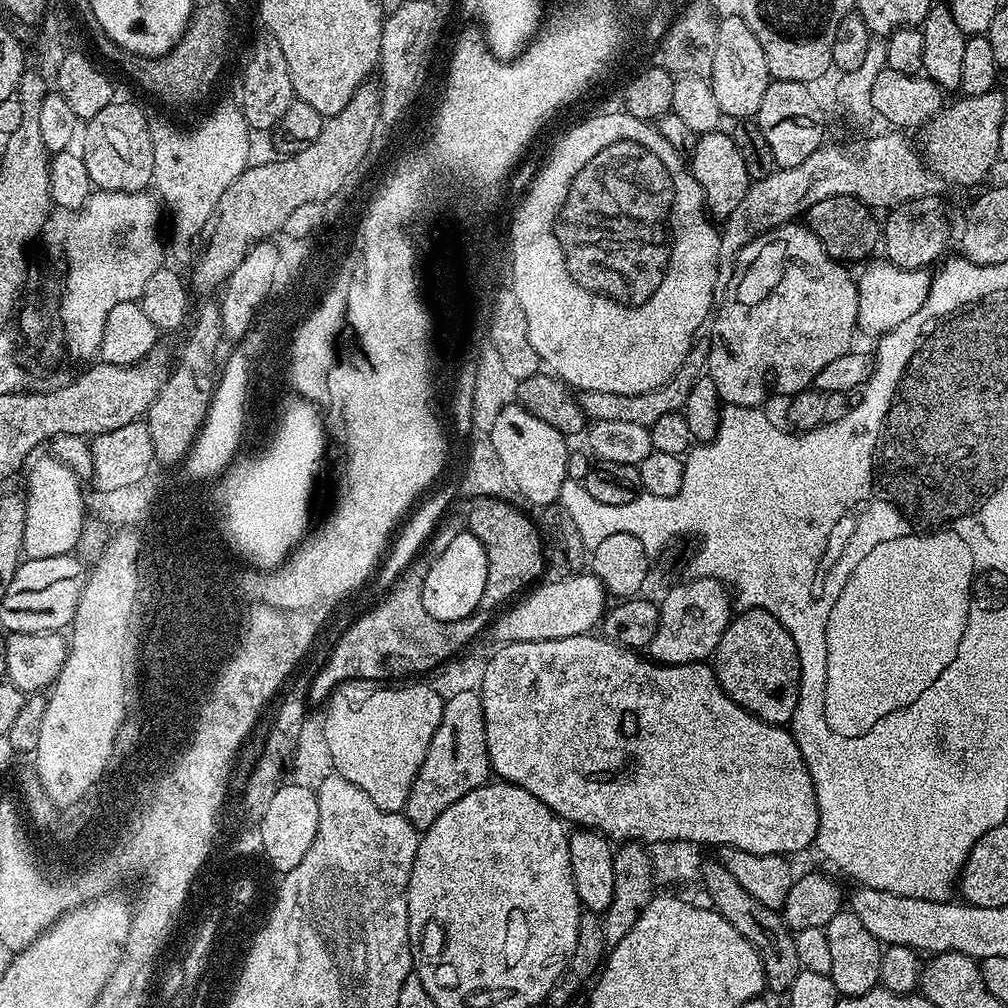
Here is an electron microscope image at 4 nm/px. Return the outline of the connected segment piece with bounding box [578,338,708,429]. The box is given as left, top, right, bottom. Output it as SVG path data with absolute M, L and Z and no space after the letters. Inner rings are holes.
M697 339L692 349L686 354L682 366L662 386L654 390L646 390L646 394L606 394L602 390L580 392L578 399L585 417L592 422L623 421L634 422L635 425L651 429L658 418L665 414L674 414L683 409L686 398L690 398L690 390L694 390L694 382L705 375L708 366L708 340Z

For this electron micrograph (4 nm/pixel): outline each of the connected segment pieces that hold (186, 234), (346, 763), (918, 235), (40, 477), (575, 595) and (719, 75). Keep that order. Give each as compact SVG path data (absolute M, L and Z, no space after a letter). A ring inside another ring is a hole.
M235 103L218 105L197 128L188 128L185 132L164 120L157 124L155 121L151 129L154 146L152 184L167 211L168 208L172 211L172 220L176 223L172 228L172 244L170 240L164 253L164 267L188 274L198 259L197 245L195 248L192 243L205 235L230 182L249 167L247 154L250 152L251 131Z
M348 680L339 684L327 699L332 708L328 713L325 734L335 775L346 778L346 782L354 782L358 790L366 790L374 806L384 812L404 811L414 778L426 758L426 750L430 750L430 738L434 738L434 730L438 730L438 722L442 722L445 697L428 684L416 683L420 682L404 682L393 686L378 680Z
M935 194L914 198L891 209L887 216L888 221L882 224L882 252L884 248L883 255L891 264L906 270L928 268L945 255L943 252L948 248L948 212Z
M53 458L40 460L31 465L32 473L28 476L28 494L25 504L25 534L23 555L29 560L34 558L54 558L67 556L80 543L80 535L84 529L86 513L84 513L84 492L80 489L81 477L72 472L63 462Z
M591 574L562 576L552 578L549 584L543 584L541 583L539 586L533 587L527 593L529 596L525 600L518 601L509 612L501 611L499 613L501 616L500 621L496 624L497 641L513 644L514 642L530 642L531 640L561 640L571 636L583 636L591 633L595 629L592 627L595 624L597 627L603 621L606 611L606 603L604 604L606 593L598 577Z
M739 14L721 15L717 30L717 46L710 75L714 98L725 117L755 117L758 106L762 106L762 94L766 94L766 86L770 83L766 54L762 54L762 46L758 46L758 38L754 38L754 30L746 26L746 22Z

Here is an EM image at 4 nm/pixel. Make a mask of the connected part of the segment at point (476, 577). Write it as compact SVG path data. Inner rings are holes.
M460 530L455 533L450 546L432 562L422 585L422 603L430 618L442 622L467 620L479 609L479 599L483 596L486 585L487 554L482 542L474 534Z

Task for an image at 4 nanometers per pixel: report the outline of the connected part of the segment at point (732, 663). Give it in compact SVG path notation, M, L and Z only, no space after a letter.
M745 608L733 615L710 663L716 681L738 706L767 724L791 725L800 693L800 659L794 638L774 614L761 608Z

